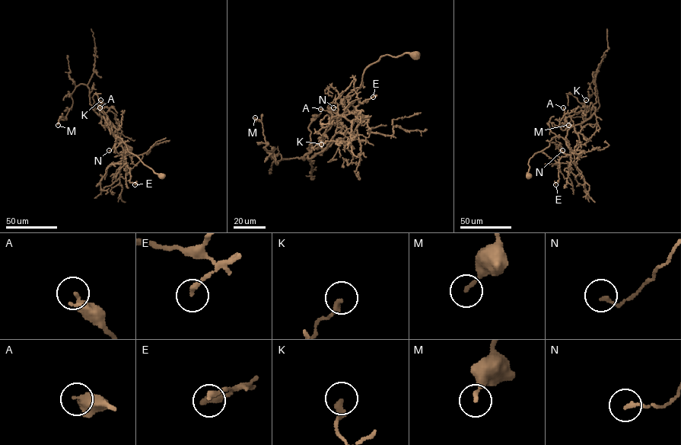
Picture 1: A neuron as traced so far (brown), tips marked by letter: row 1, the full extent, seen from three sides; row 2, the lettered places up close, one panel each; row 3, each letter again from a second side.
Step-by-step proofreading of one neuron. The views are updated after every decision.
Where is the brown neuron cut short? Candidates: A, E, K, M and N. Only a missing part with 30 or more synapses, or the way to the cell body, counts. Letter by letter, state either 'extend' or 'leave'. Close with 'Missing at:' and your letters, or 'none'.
A: leave
E: leave
K: leave
M: leave
N: leave
Missing at: none

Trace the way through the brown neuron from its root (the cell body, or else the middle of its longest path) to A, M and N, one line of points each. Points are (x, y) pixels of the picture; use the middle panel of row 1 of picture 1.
A: (415, 56), (385, 55), (366, 68), (361, 86), (342, 104), (367, 117), (351, 135), (335, 113), (320, 109)
M: (415, 56), (385, 55), (369, 65), (345, 99), (334, 136), (312, 158), (277, 164), (255, 117)
N: (415, 56), (385, 55), (366, 68), (361, 86), (342, 106), (367, 118), (358, 120), (342, 100), (333, 107)

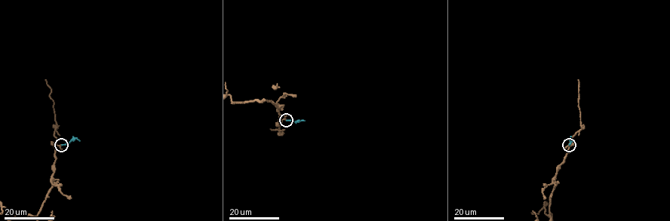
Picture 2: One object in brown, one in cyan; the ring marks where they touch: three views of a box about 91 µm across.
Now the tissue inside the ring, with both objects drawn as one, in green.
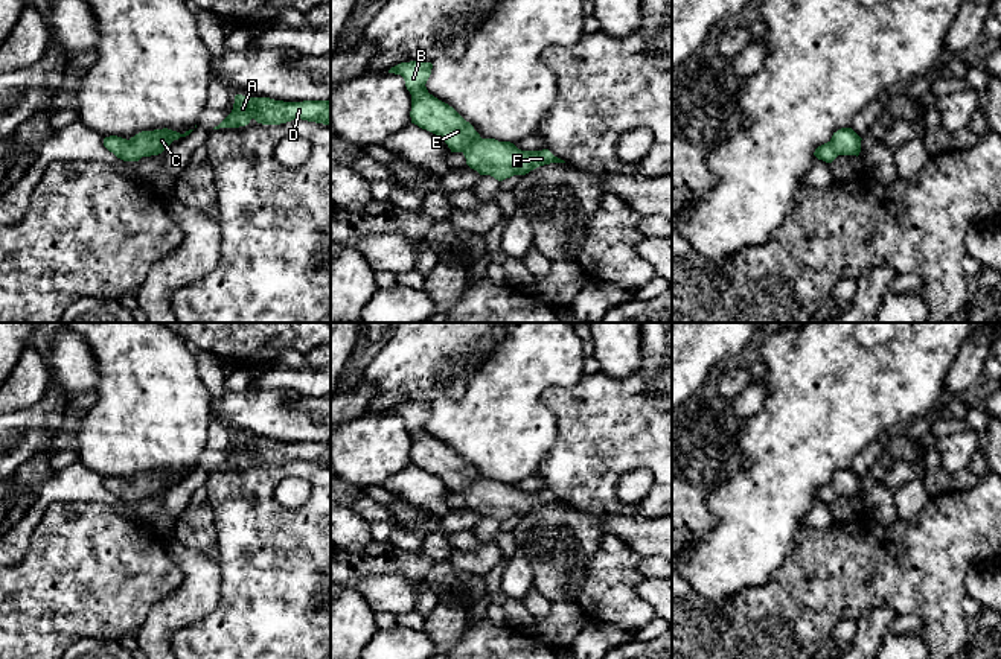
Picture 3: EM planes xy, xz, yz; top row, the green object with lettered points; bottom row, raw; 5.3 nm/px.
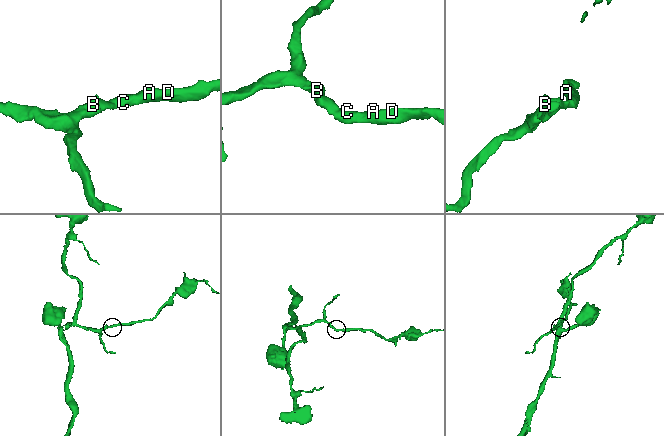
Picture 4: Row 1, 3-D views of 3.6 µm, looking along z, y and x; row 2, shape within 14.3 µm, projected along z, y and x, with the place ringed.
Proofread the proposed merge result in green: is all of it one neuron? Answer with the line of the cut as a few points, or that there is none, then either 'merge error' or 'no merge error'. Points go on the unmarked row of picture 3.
cut none; no merge error

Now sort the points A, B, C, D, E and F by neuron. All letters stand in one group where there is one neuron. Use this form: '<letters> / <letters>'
A B C D E F

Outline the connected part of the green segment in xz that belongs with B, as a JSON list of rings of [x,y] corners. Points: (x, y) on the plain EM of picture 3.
[[[410,402],[392,408],[389,414],[401,415],[405,422],[411,435],[411,464],[440,476],[451,493],[465,496],[471,510],[503,522],[513,516],[526,516],[544,505],[565,504],[548,490],[521,492],[510,482],[481,479],[453,447],[428,434],[425,425],[431,409],[431,403]]]

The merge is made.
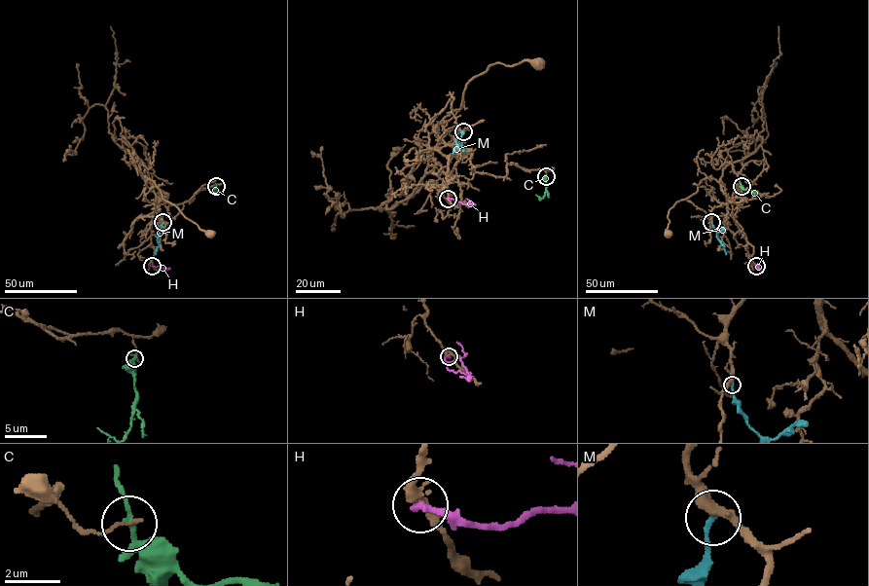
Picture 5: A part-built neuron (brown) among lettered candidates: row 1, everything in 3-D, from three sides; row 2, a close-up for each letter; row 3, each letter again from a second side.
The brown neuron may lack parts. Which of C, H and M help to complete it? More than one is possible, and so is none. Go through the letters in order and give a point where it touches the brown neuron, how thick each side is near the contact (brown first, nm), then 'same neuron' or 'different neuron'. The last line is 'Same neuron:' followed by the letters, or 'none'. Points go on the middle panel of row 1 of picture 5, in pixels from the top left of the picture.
C: (546, 176) | 130/140 nm | different neuron
H: (448, 199) | 320/260 nm | different neuron
M: (463, 131) | 400/190 nm | different neuron
Same neuron: none

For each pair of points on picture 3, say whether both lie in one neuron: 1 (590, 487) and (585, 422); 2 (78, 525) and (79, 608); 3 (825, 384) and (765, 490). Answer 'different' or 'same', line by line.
1: same
2: same
3: same

